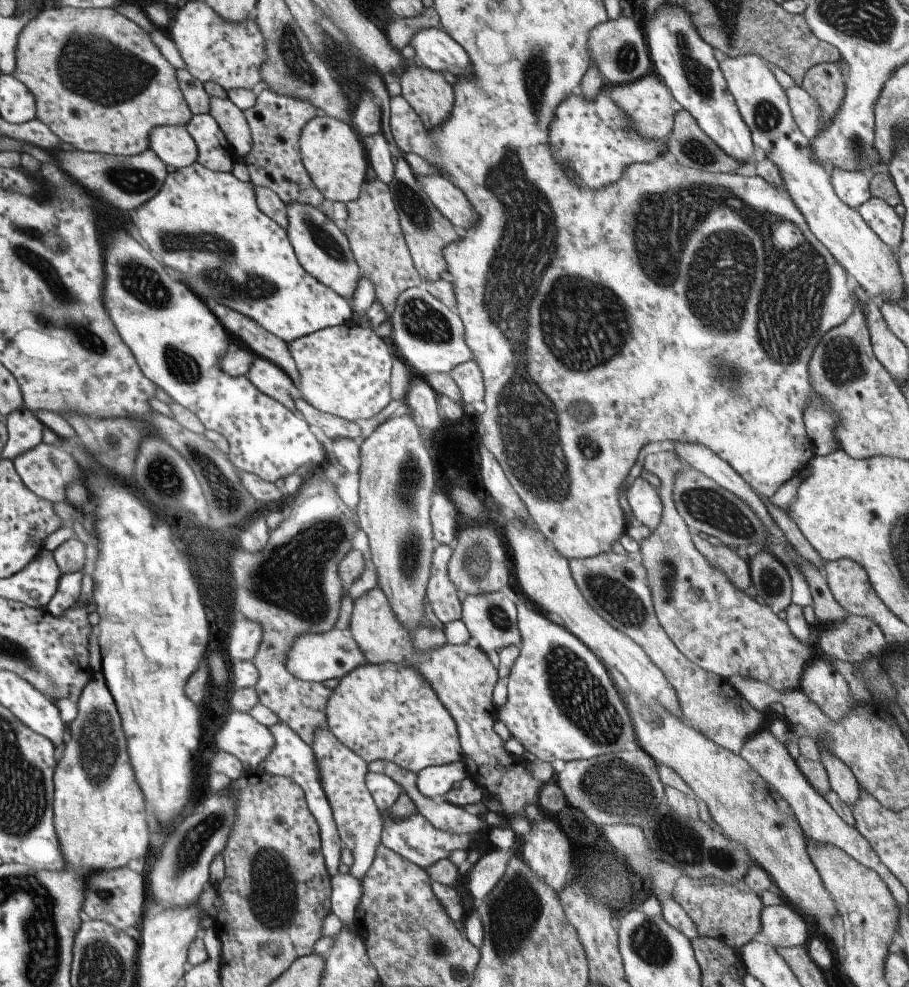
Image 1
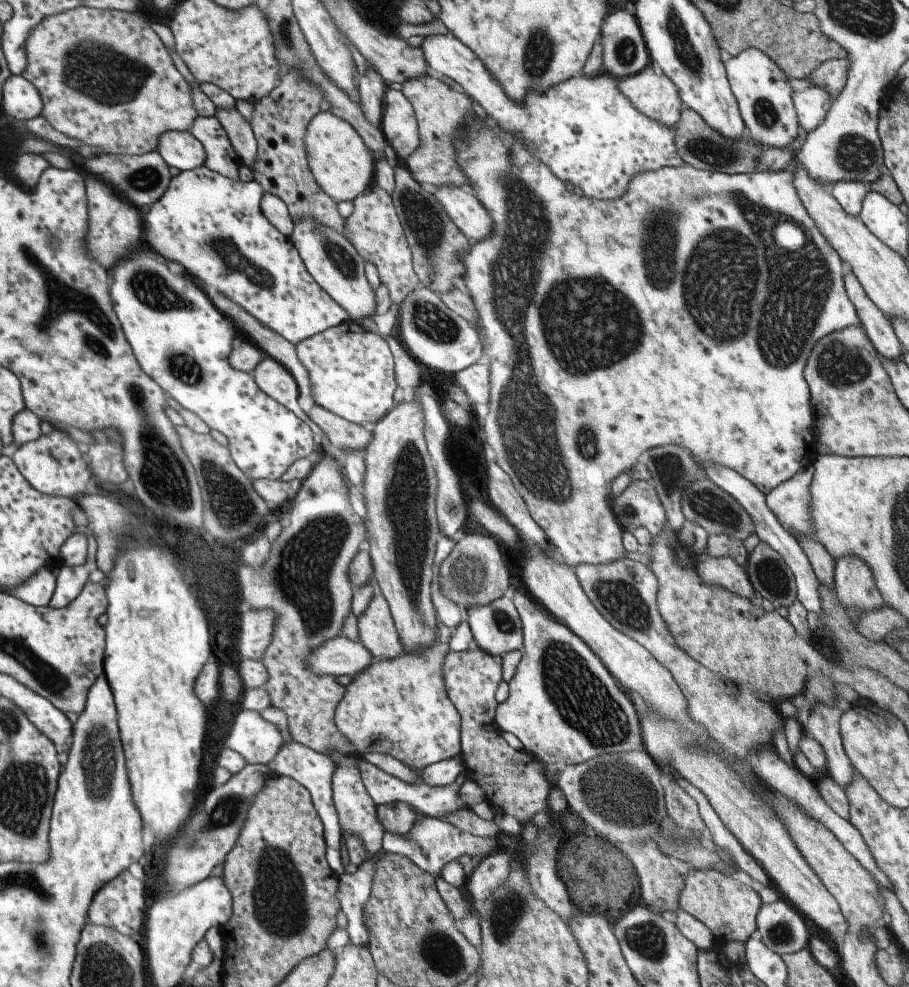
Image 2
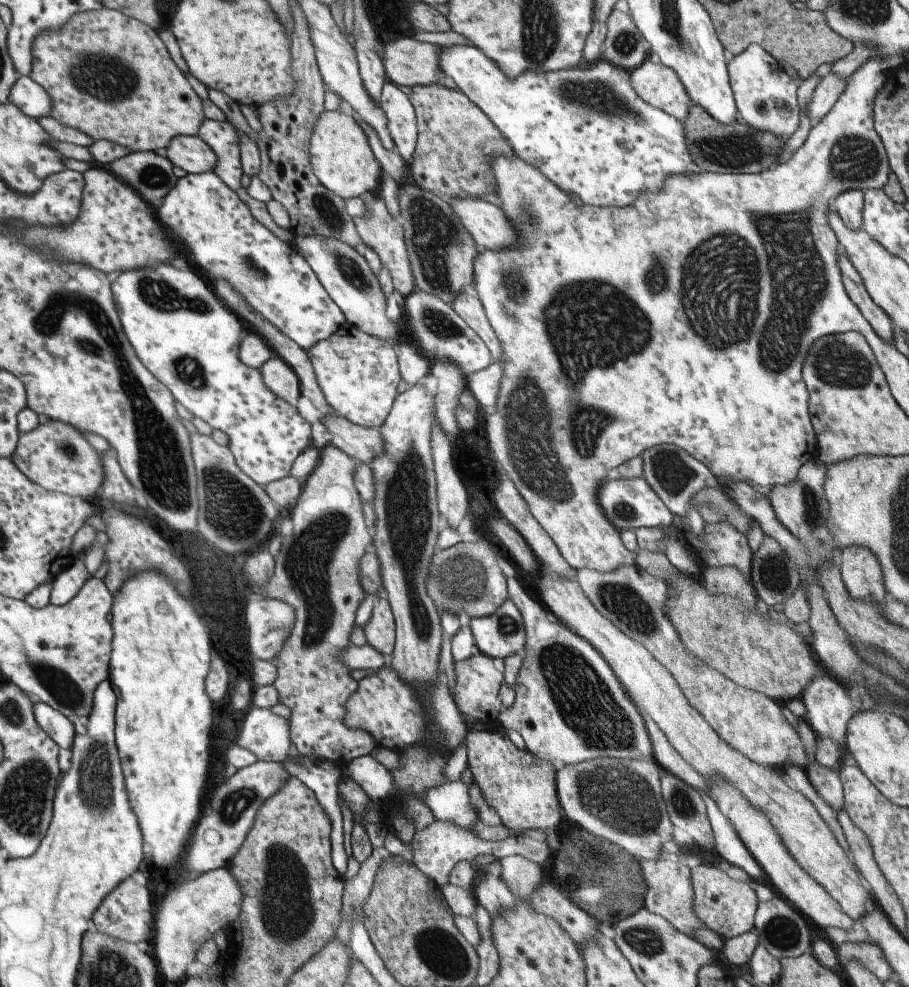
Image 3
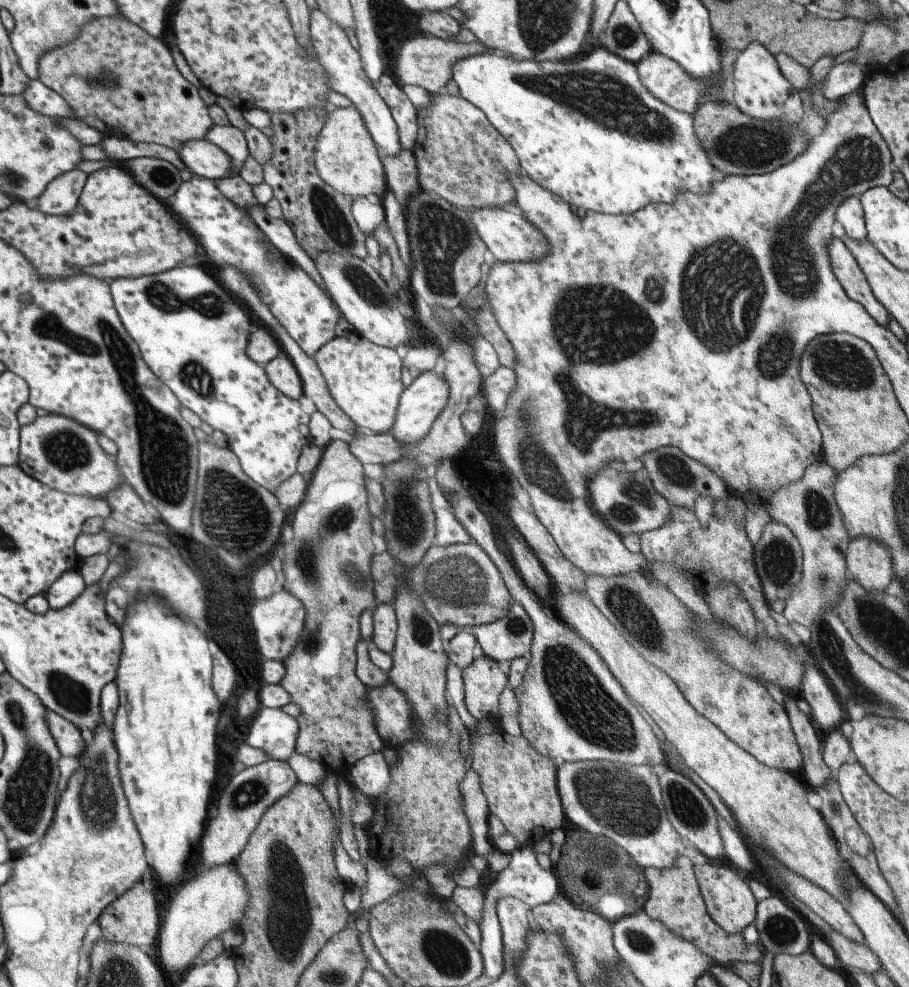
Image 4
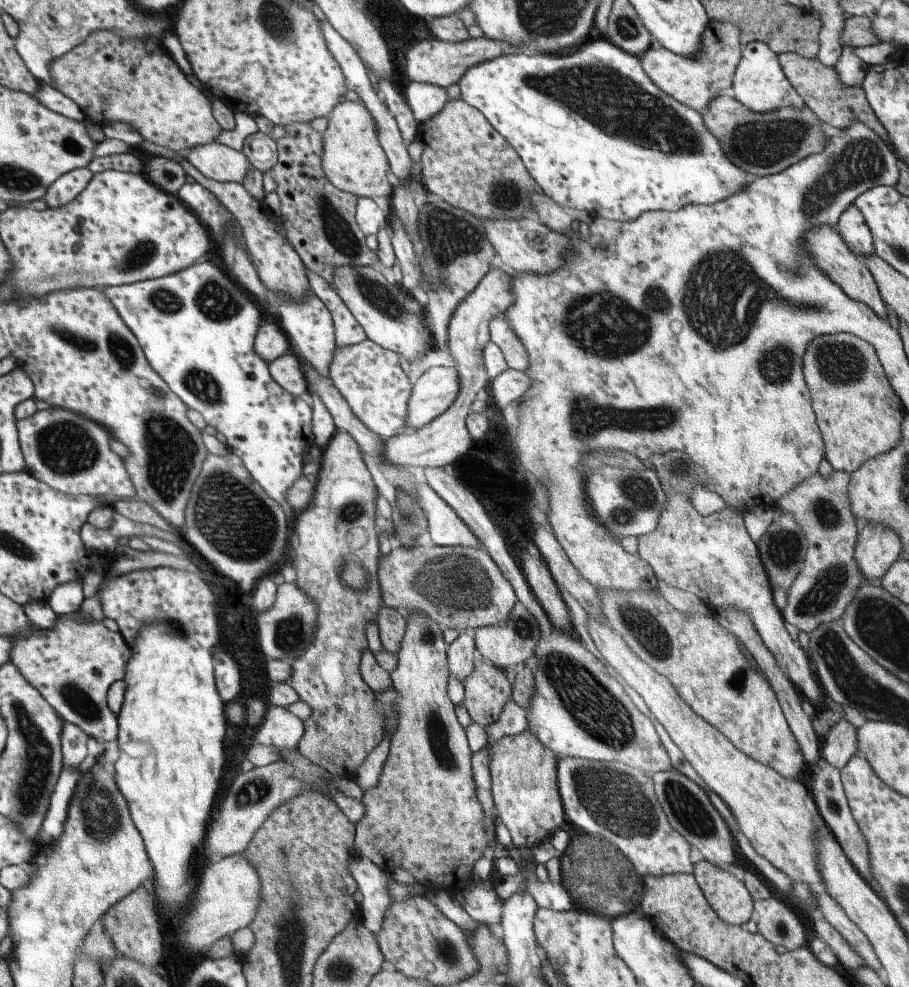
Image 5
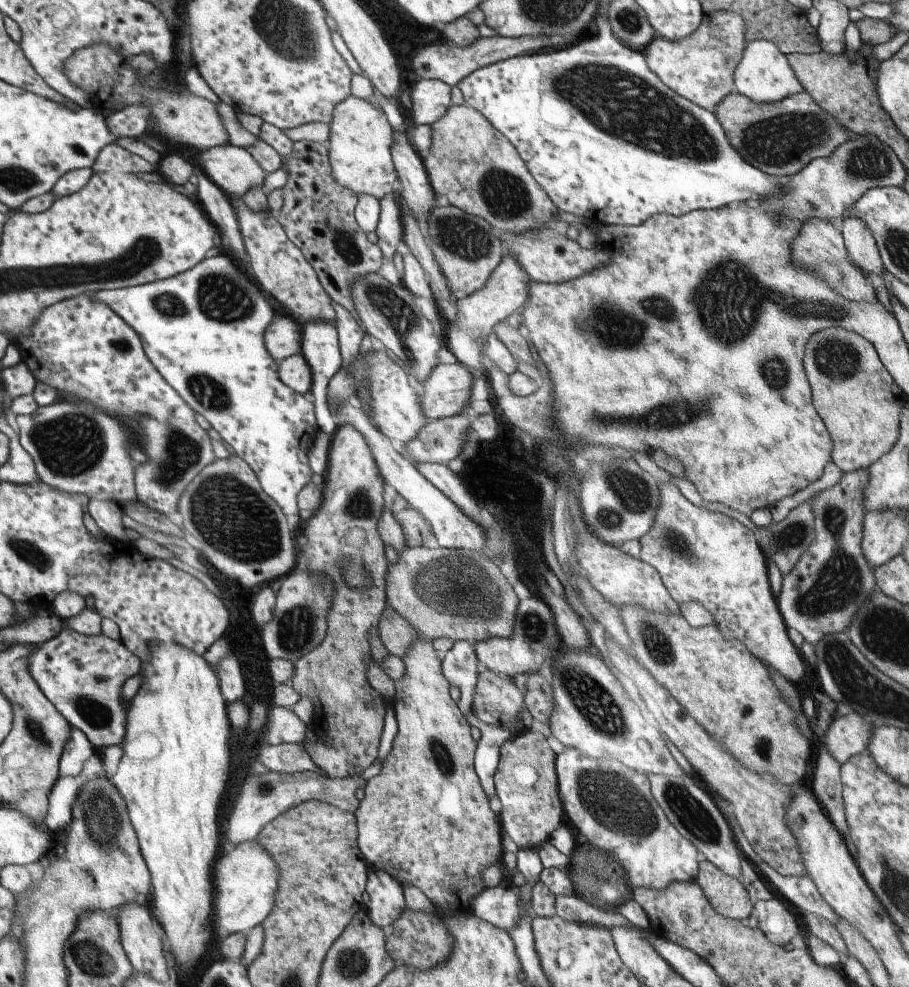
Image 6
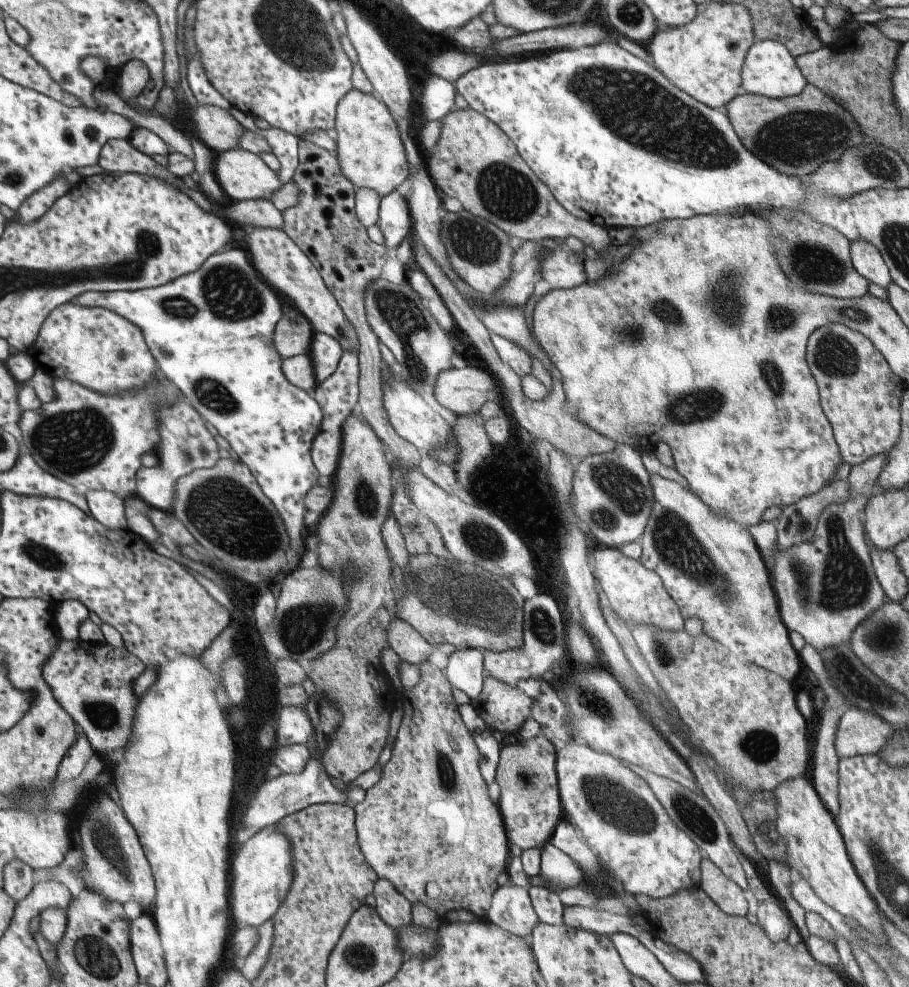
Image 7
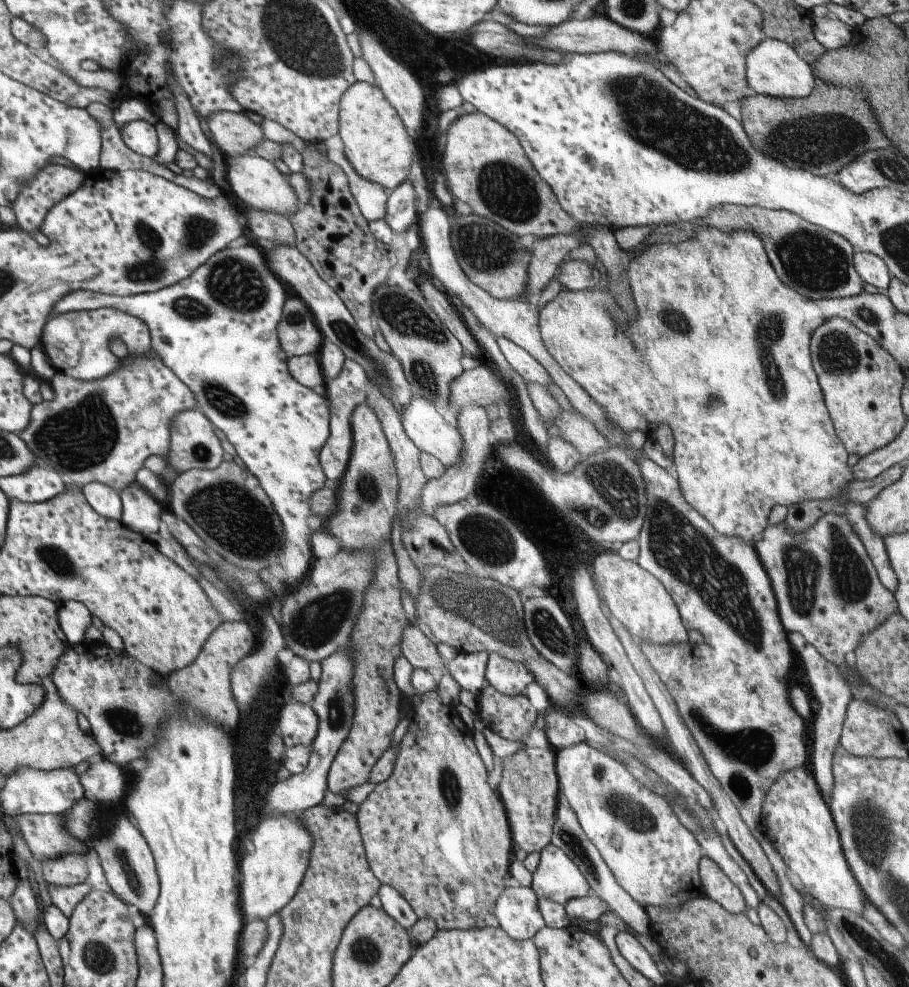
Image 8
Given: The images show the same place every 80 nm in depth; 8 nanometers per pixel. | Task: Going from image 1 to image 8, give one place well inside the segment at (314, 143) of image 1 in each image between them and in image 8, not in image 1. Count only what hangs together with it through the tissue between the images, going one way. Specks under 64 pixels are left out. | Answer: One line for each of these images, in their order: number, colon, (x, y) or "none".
2: (342, 165)
3: (342, 158)
4: (346, 157)
5: (354, 160)
6: (360, 142)
7: (369, 149)
8: (375, 142)

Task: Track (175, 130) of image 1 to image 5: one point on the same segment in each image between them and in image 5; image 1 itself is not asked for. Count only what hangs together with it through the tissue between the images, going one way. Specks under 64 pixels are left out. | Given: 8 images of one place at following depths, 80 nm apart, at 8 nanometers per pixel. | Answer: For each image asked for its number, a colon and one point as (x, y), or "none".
2: (181, 149)
3: (191, 153)
4: (204, 158)
5: (222, 163)

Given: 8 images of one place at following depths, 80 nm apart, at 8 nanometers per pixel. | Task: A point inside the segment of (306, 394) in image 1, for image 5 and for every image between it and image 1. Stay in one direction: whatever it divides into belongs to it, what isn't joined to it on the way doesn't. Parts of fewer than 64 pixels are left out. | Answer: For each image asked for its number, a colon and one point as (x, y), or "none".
2: (351, 369)
3: (358, 373)
4: (364, 377)
5: (370, 378)

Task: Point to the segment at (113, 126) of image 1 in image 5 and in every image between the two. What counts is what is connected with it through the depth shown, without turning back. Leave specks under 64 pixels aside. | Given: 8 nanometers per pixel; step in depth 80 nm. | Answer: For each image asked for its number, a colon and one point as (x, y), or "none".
2: (106, 78)
3: (111, 76)
4: (119, 78)
5: (111, 79)

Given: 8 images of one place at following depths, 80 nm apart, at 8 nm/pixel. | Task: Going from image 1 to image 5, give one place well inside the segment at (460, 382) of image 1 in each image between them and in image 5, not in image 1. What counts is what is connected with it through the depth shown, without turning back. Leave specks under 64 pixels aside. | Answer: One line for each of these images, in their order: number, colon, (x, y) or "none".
2: (474, 380)
3: (484, 385)
4: (496, 388)
5: (509, 385)

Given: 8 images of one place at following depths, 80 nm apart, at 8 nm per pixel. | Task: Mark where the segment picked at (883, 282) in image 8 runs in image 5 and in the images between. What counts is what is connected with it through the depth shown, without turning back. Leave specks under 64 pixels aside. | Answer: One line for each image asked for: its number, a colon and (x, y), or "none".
5: (851, 226)
6: (860, 245)
7: (866, 260)

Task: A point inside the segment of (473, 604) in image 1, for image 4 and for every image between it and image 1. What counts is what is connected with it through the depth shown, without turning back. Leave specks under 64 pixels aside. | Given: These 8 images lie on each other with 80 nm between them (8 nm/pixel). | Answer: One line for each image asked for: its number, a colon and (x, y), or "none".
2: (496, 628)
3: (502, 633)
4: (509, 637)

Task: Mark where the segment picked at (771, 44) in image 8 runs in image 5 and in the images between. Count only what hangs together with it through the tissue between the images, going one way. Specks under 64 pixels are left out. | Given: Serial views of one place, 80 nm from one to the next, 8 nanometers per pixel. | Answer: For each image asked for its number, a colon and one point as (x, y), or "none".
5: (758, 82)
6: (762, 74)
7: (768, 69)

